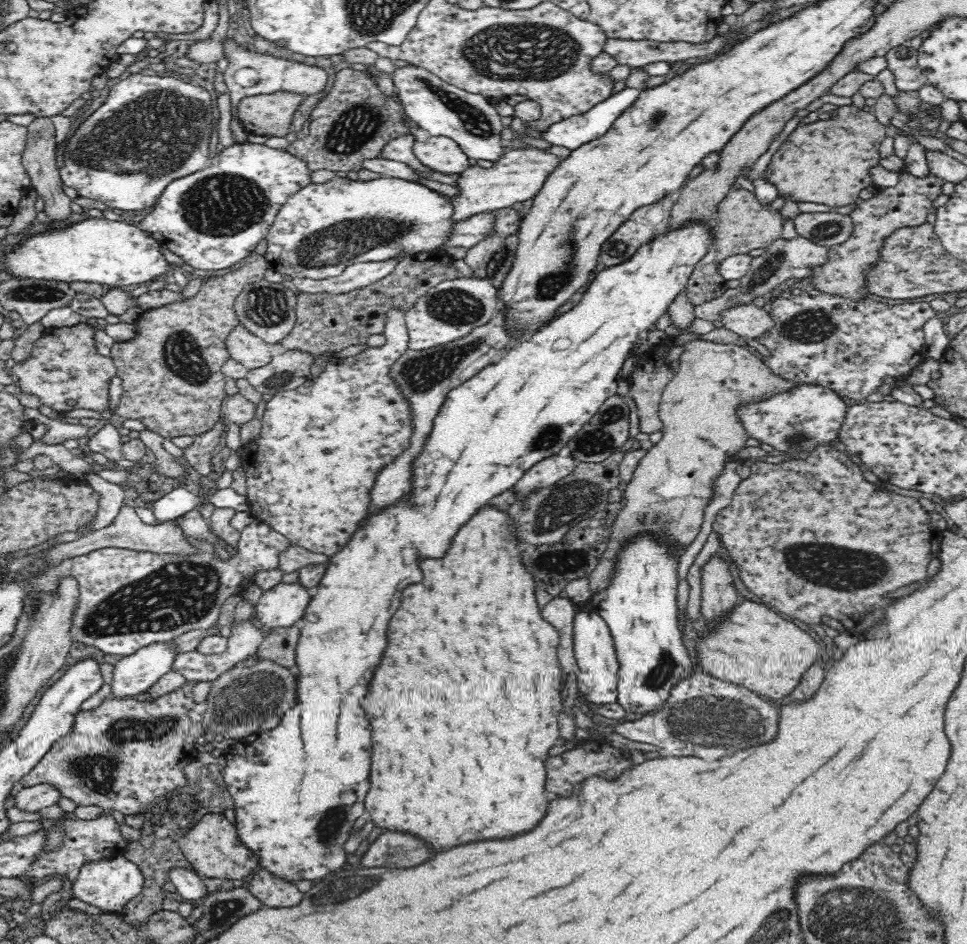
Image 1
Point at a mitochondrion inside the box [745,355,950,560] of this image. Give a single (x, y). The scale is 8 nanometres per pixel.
(798, 440)

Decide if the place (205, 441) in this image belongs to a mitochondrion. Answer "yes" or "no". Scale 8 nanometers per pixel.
no

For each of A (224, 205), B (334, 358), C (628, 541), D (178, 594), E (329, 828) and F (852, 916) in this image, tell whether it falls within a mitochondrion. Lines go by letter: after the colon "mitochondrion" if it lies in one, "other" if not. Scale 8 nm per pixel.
A: mitochondrion
B: other
C: other
D: mitochondrion
E: mitochondrion
F: mitochondrion

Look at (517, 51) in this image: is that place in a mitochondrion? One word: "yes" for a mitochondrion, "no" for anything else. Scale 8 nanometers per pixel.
yes

